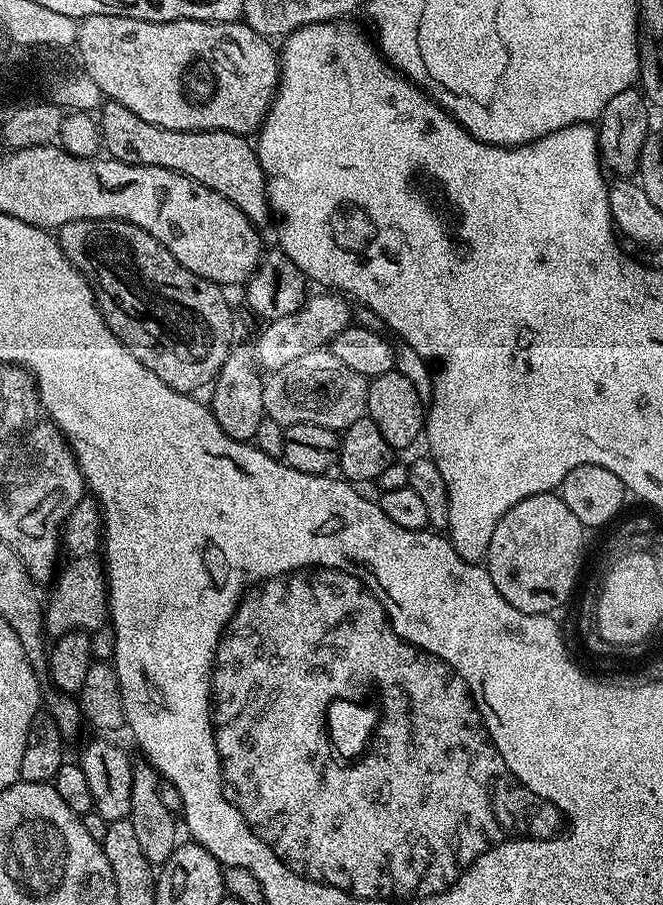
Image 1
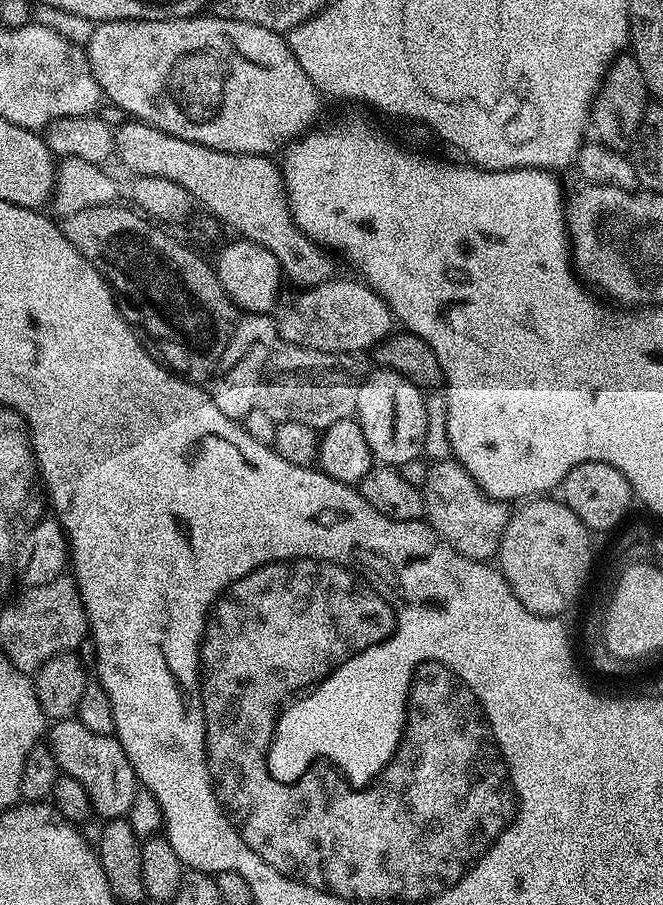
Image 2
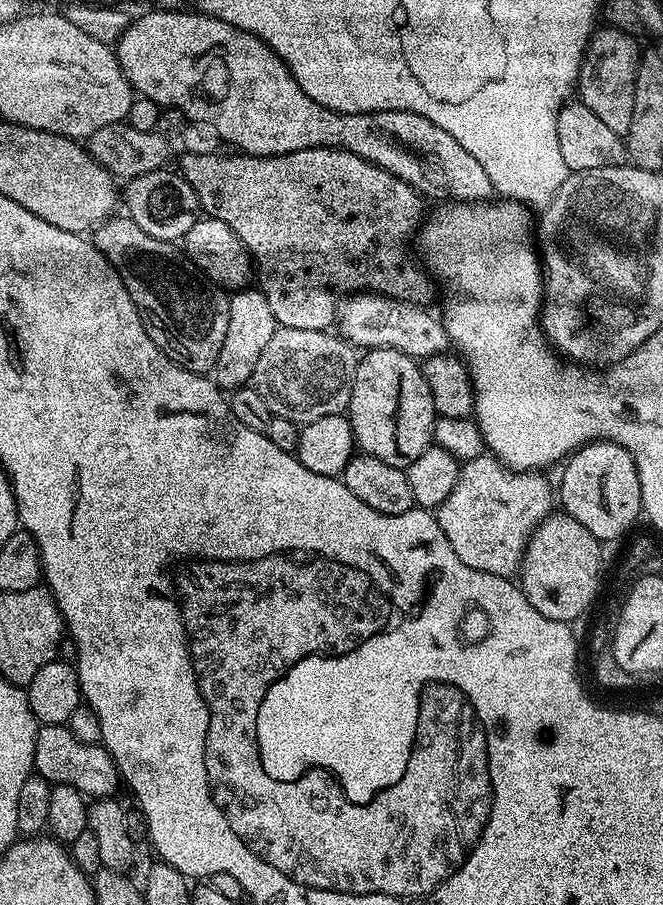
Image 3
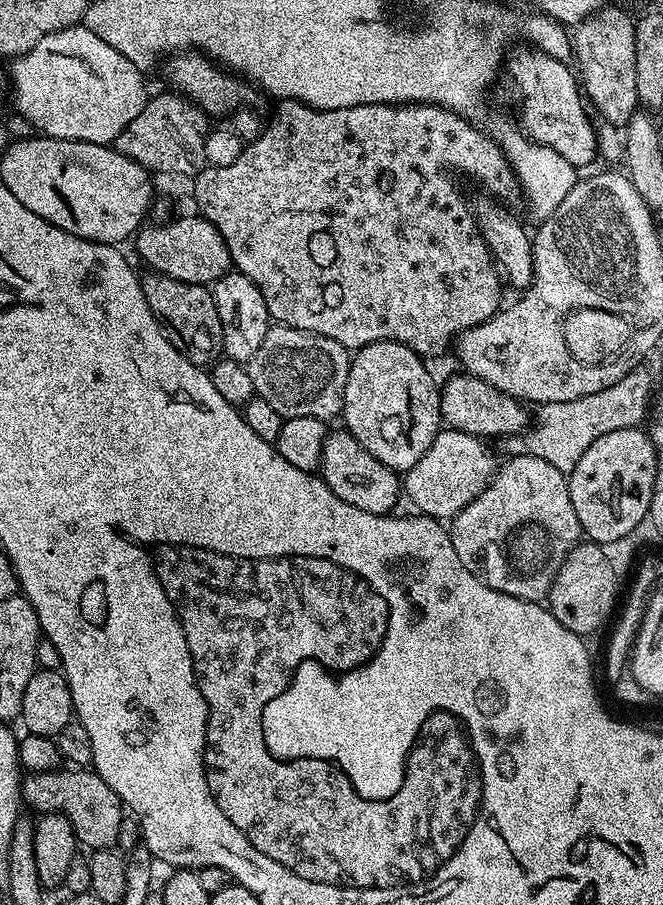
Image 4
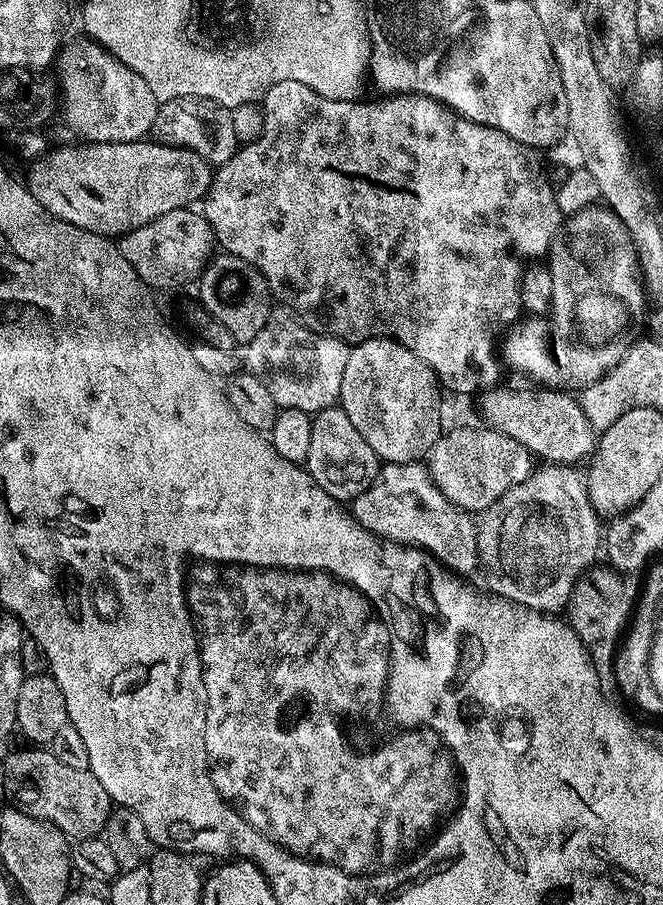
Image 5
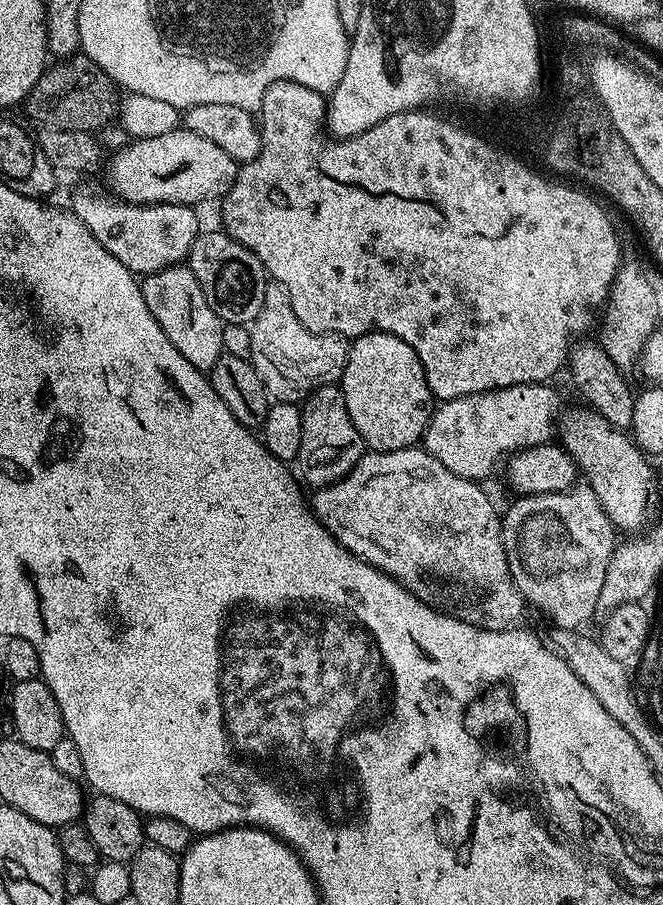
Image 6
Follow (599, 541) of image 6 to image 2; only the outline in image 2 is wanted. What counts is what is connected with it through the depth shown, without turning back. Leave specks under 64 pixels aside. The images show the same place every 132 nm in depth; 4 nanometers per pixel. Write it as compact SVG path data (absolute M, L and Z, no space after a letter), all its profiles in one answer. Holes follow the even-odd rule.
M454 458L428 464L424 493L426 523L458 554L471 560L491 561L497 555L502 530L508 525L510 508L503 500L490 498L470 478L470 474Z

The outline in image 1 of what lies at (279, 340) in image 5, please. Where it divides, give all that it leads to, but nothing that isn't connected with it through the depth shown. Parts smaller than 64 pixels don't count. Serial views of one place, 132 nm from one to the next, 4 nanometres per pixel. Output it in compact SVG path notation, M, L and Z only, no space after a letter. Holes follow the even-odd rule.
M319 350L298 358L294 364L283 366L280 372L271 373L264 381L262 402L265 417L280 425L317 424L343 430L366 415L368 380L342 366L331 351Z

